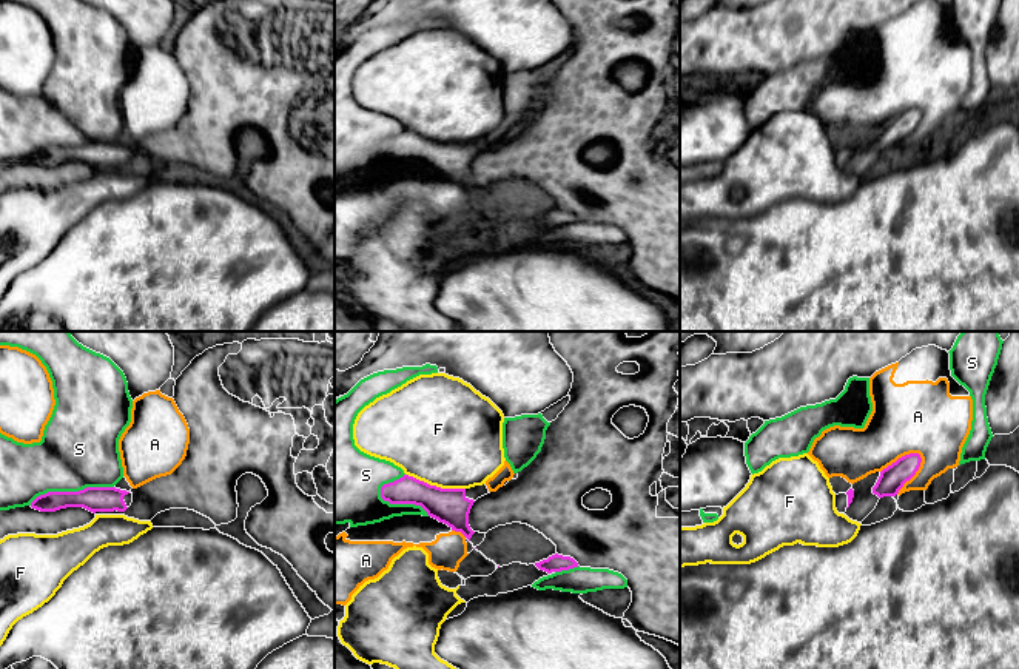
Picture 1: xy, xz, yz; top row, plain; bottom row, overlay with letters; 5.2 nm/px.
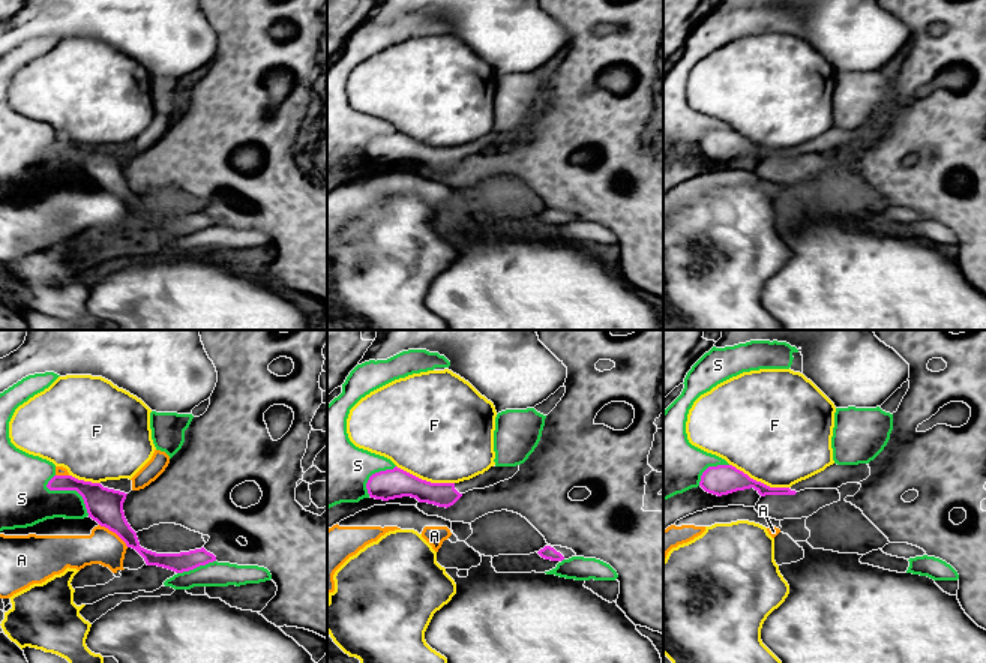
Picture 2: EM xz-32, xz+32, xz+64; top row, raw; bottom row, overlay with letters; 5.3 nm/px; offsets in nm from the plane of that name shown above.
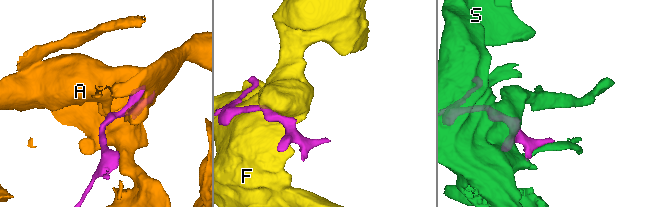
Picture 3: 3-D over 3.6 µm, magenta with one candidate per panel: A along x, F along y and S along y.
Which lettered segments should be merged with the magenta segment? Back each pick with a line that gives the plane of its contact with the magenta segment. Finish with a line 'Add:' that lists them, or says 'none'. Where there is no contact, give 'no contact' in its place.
Add: none

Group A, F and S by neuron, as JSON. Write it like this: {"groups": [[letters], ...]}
{"groups": [["A", "S"], ["F"]]}

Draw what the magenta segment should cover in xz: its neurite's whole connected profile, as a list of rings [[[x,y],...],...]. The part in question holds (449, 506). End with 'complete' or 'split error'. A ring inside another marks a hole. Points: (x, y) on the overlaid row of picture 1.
[[[409,475],[381,487],[384,501],[421,506],[429,516],[461,532],[469,541],[475,533],[469,526],[470,509],[478,498],[487,493],[490,492],[486,484],[470,489],[441,489]]]; split error

